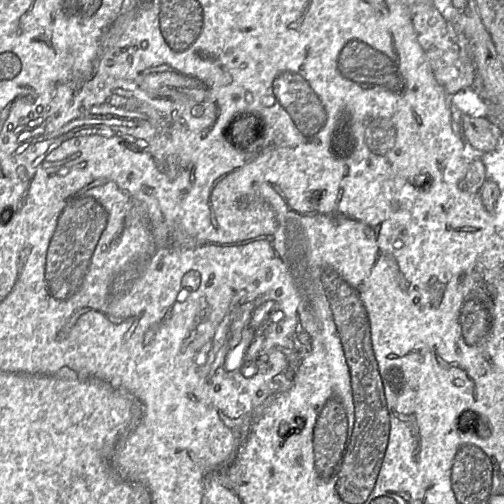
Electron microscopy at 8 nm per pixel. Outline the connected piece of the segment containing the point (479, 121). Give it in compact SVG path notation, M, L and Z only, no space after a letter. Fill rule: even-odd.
M463 115L463 136L474 148L483 152L496 149L500 140L499 129L487 118Z

